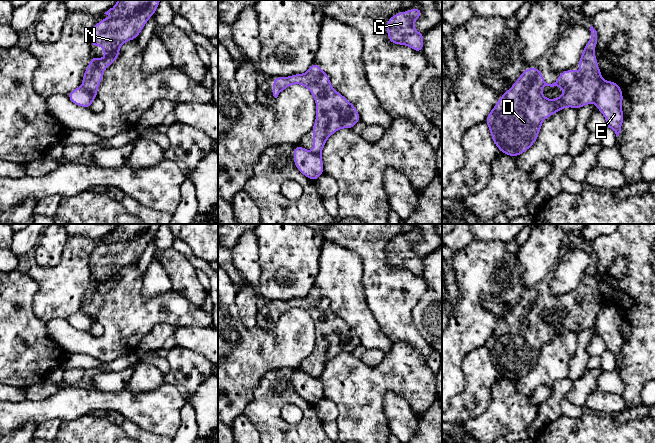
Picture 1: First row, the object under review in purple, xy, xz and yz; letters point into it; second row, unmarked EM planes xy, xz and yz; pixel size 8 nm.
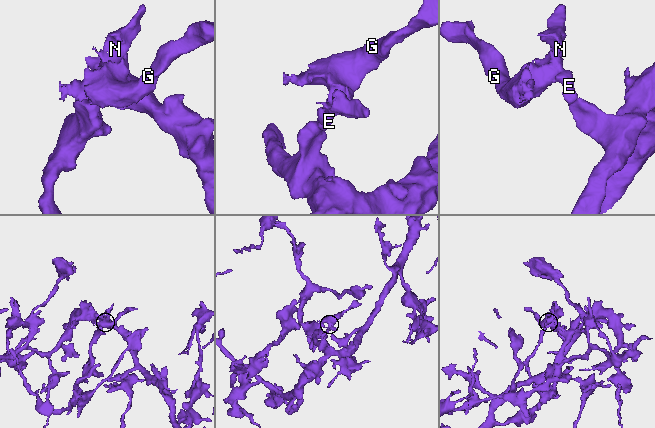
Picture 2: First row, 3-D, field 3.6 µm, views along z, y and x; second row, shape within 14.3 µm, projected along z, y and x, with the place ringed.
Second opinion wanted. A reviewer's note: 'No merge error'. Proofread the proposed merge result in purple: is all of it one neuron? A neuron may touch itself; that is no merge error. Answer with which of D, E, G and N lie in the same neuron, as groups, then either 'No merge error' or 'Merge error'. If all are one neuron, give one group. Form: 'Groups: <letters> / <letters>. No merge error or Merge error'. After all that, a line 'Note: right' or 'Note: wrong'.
Groups: D G N / E. Merge error
Note: wrong

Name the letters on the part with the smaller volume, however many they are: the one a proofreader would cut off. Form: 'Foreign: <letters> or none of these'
Foreign: D, G, N

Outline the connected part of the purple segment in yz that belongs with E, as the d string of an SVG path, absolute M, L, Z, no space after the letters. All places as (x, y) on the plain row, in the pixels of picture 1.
M603 305L593 322L593 326L604 339L606 351L611 352L618 361L624 345L623 316L620 310L615 305Z

